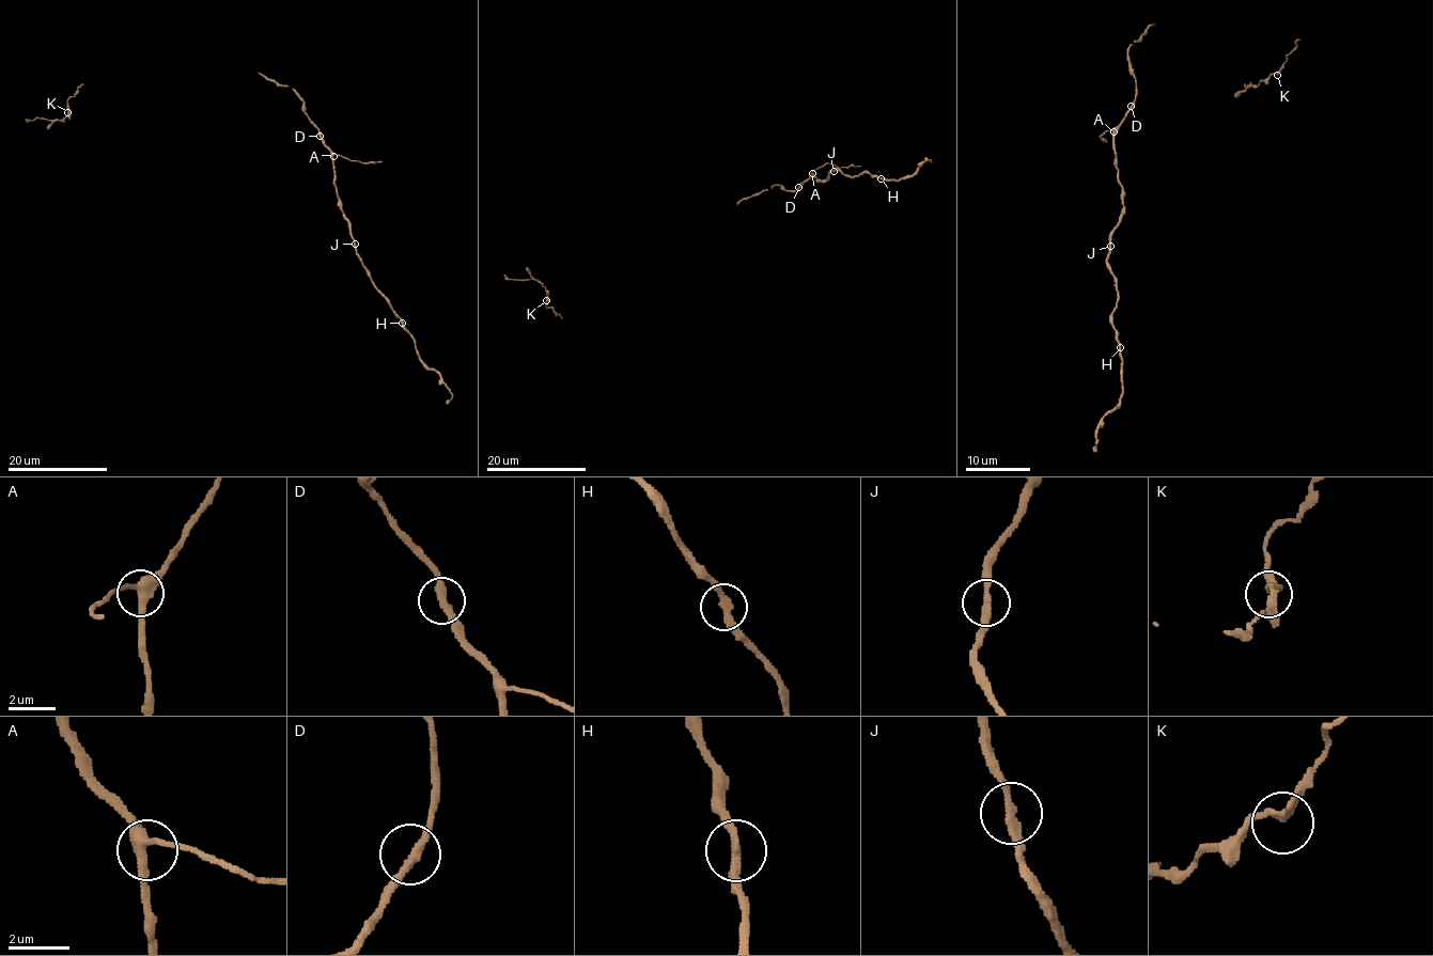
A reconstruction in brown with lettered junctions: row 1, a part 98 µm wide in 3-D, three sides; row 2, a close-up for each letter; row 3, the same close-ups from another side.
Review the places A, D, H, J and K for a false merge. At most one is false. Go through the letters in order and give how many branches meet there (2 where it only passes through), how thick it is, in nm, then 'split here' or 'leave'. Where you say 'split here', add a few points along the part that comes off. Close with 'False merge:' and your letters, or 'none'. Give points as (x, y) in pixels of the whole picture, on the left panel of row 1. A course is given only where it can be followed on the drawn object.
A: branches 3; calibre 360 nm; leave
D: branches 2; calibre 300 nm; leave
H: branches 2; calibre 300 nm; leave
J: branches 2; calibre 280 nm; leave
K: branches 2; calibre 280 nm; leave
False merge: none

